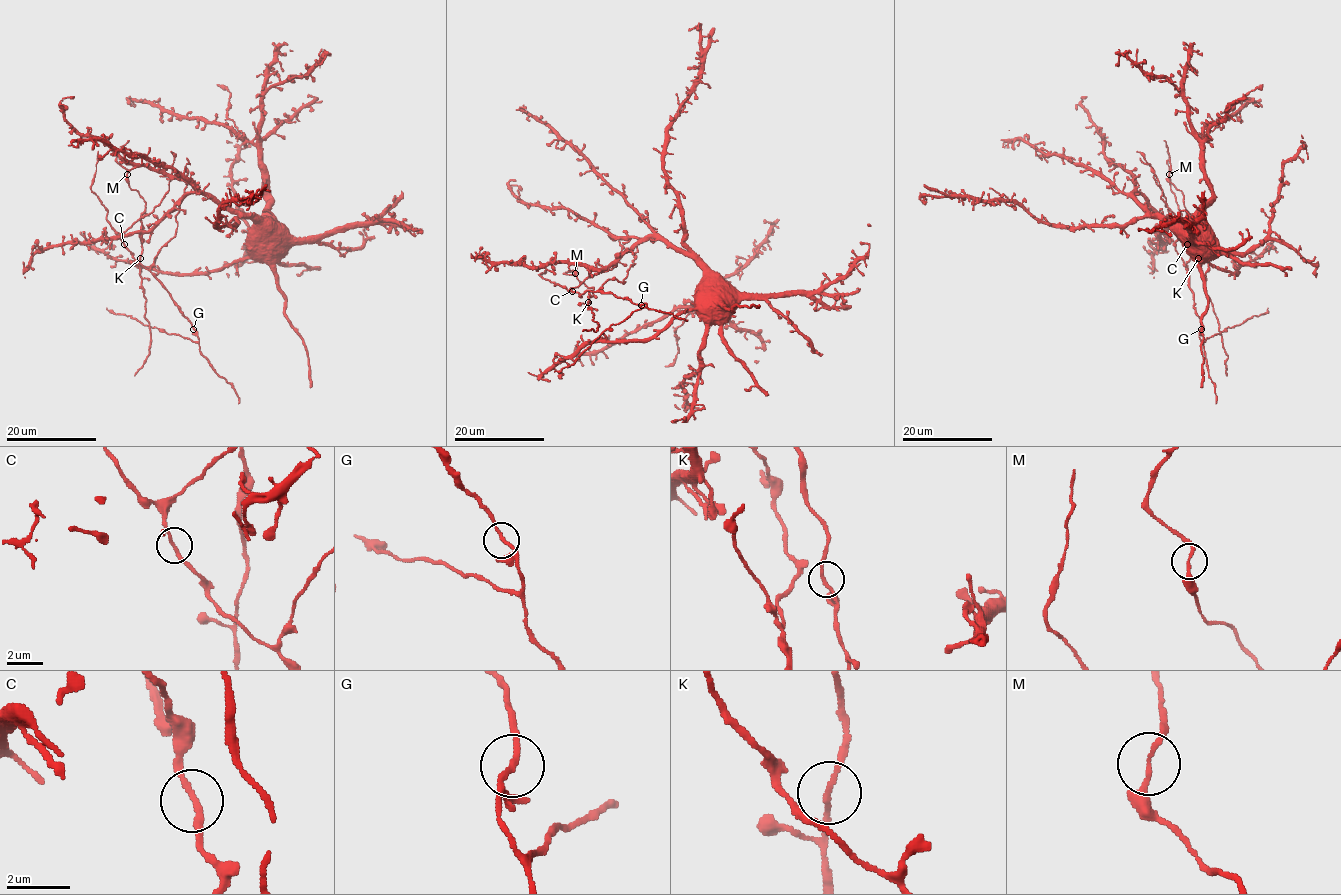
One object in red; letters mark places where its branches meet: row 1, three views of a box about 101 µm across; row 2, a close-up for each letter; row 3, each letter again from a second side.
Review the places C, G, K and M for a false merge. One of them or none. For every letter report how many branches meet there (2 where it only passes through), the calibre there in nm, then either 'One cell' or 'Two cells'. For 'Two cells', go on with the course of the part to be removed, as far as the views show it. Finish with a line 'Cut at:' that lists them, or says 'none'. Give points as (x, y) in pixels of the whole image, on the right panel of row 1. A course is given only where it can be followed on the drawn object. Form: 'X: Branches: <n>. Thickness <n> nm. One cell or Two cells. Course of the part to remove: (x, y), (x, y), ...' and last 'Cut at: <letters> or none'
C: Branches: 2. Thickness 190 nm. One cell
G: Branches: 2. Thickness 170 nm. One cell
K: Branches: 2. Thickness 170 nm. One cell
M: Branches: 2. Thickness 170 nm. One cell
Cut at: none

